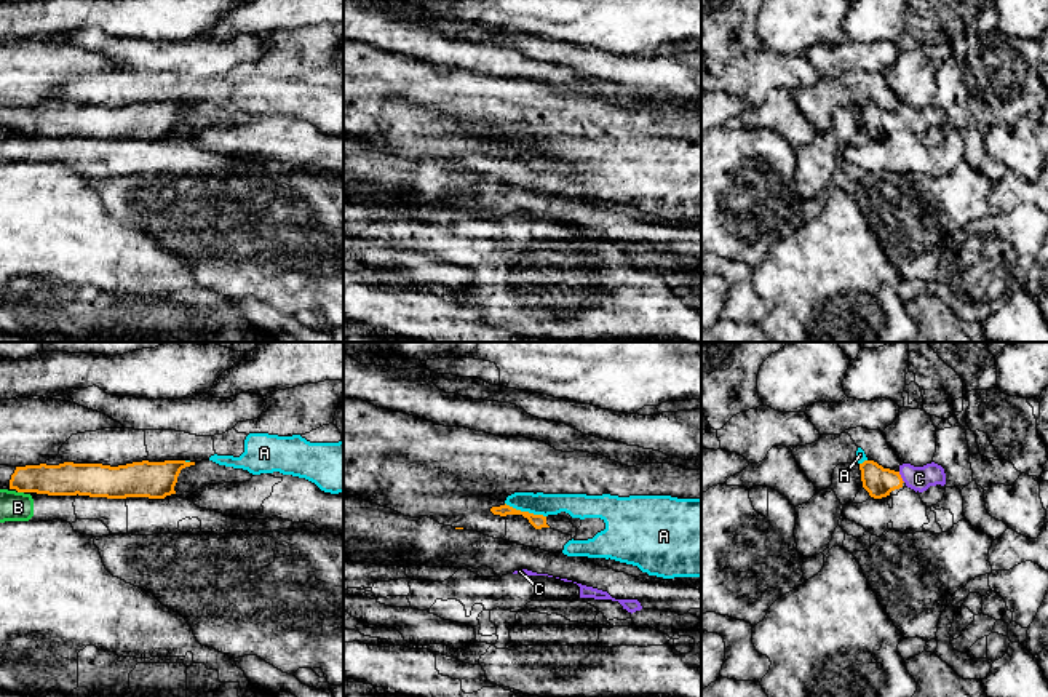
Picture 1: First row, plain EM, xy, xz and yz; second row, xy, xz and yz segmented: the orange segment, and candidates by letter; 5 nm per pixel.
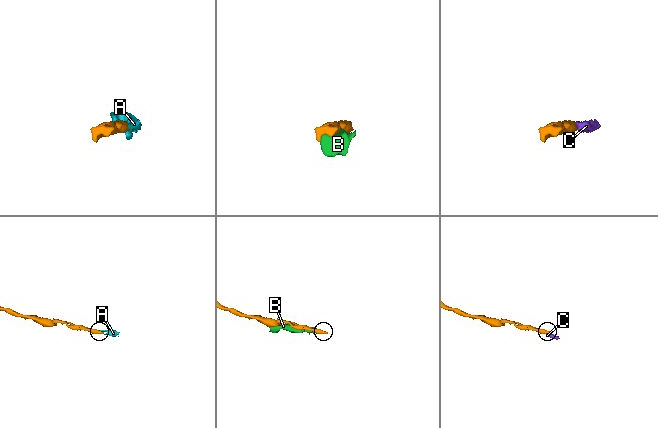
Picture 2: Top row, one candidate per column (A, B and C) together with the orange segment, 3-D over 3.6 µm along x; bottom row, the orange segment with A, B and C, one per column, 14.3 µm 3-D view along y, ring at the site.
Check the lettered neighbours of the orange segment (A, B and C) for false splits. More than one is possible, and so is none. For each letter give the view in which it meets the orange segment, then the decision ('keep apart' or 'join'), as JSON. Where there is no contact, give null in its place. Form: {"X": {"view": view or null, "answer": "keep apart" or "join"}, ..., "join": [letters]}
{"A": {"view": "xz", "answer": "keep apart"}, "B": {"view": "xy", "answer": "keep apart"}, "C": {"view": "yz", "answer": "join"}, "join": ["C"]}

